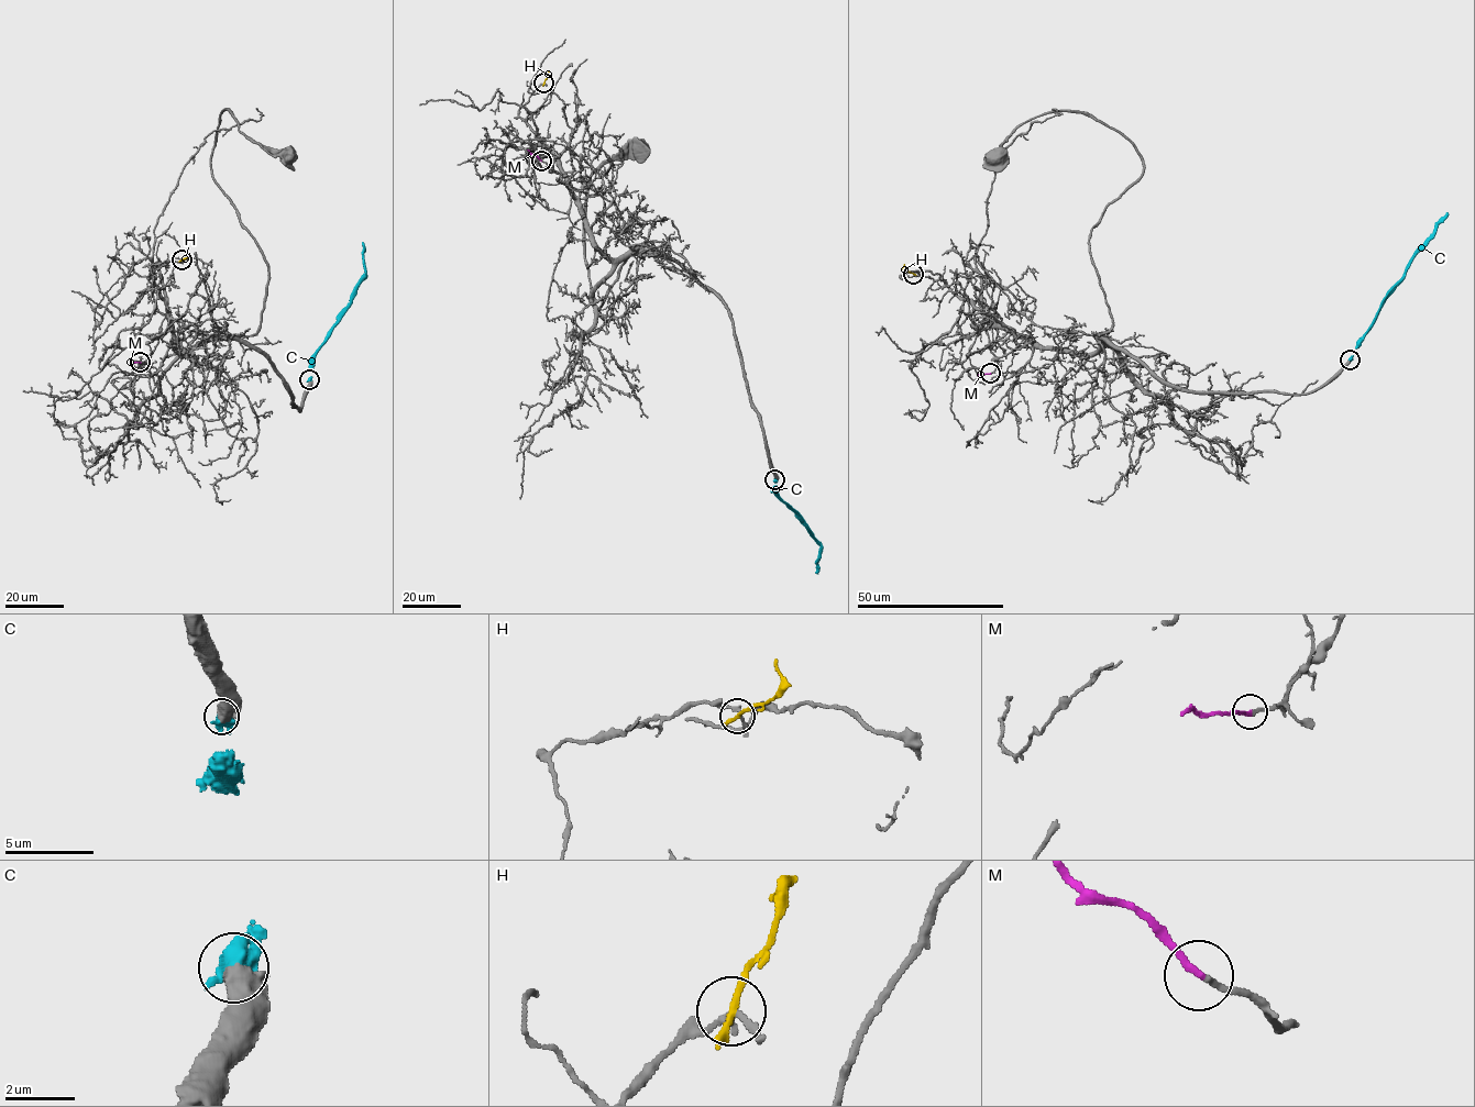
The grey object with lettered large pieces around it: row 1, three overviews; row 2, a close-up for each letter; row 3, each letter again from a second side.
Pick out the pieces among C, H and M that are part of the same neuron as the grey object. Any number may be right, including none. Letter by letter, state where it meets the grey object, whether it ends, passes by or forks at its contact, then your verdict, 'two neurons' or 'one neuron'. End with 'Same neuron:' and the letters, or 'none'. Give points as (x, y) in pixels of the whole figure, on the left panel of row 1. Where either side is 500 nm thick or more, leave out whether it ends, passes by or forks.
C: meets grey at (309, 379); one neuron
H: meets grey at (182, 259); it ends there; two neurons
M: meets grey at (140, 362); it ends there; one neuron
Same neuron: C, M

